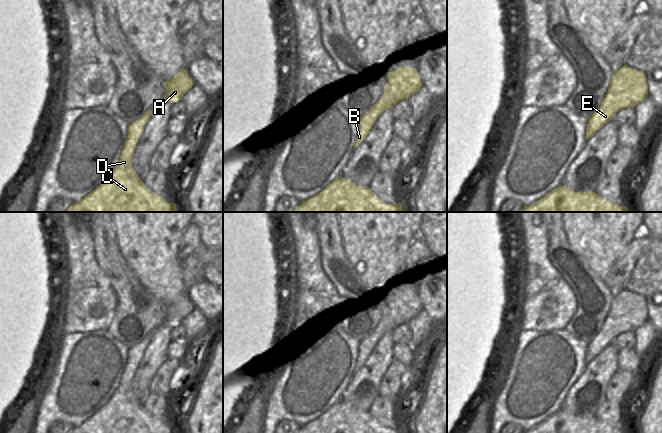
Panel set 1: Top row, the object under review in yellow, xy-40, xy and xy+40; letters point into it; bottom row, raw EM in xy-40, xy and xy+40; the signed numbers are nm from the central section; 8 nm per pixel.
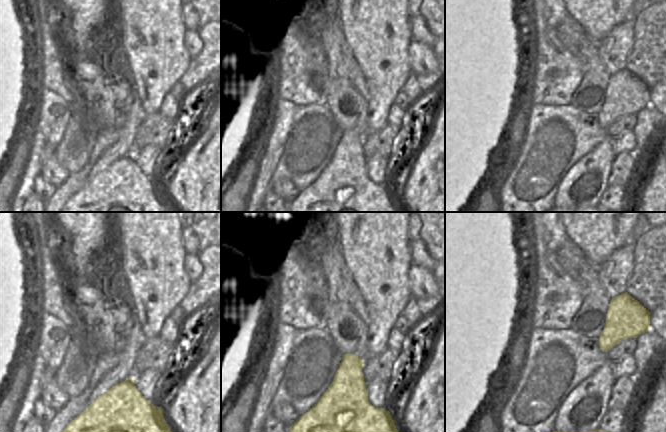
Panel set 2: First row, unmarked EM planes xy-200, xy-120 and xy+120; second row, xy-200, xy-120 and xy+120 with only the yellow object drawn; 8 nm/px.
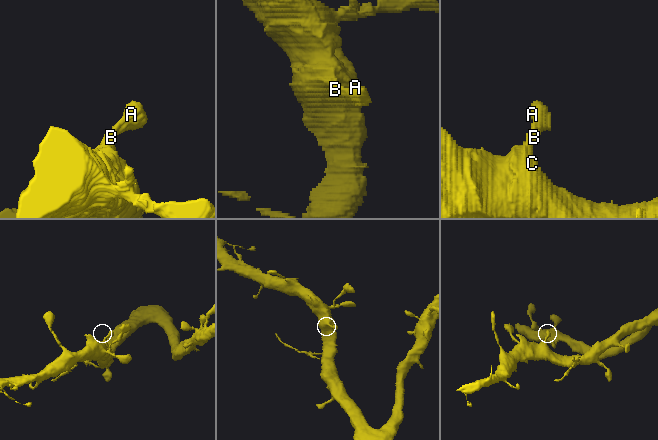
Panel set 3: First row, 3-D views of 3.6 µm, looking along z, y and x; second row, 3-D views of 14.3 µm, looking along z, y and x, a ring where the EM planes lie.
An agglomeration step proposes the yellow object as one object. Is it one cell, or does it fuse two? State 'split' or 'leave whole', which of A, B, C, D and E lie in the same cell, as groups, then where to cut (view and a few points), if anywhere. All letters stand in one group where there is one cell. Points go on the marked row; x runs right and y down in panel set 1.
leave whole; A B C D E; no cut

